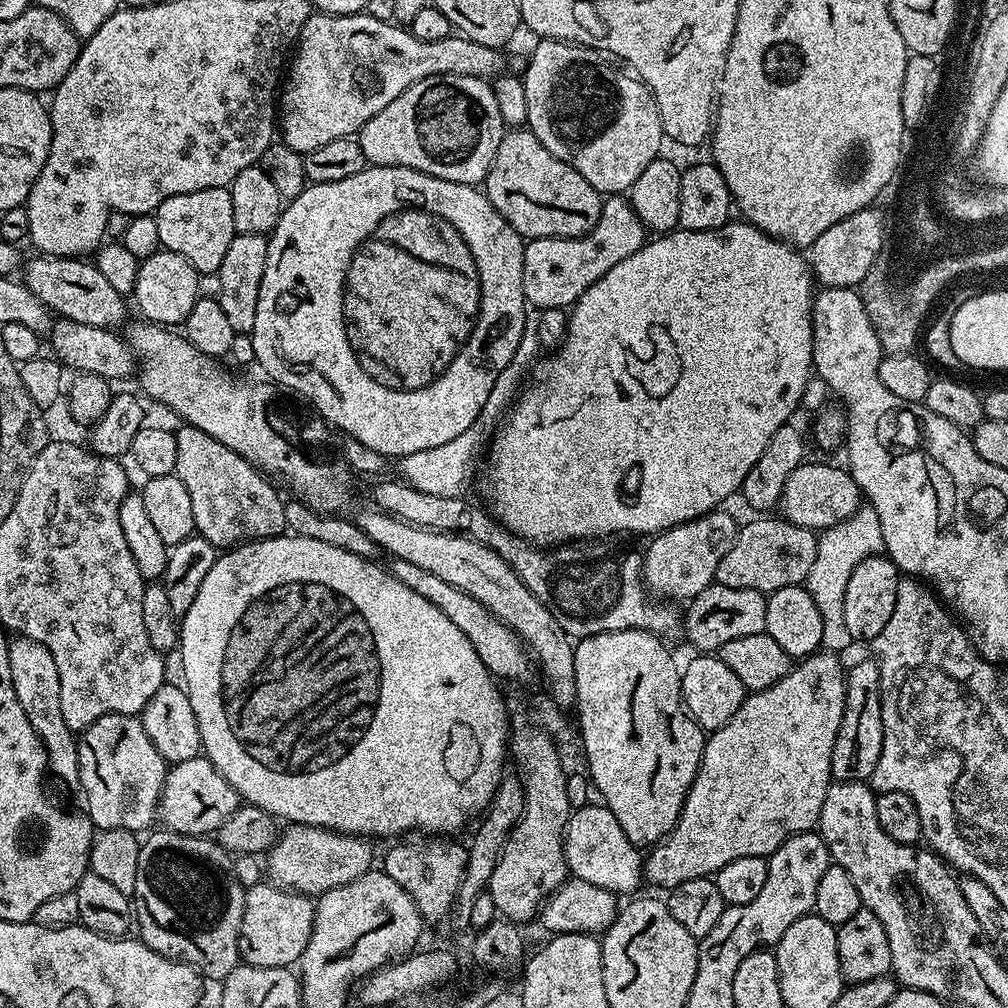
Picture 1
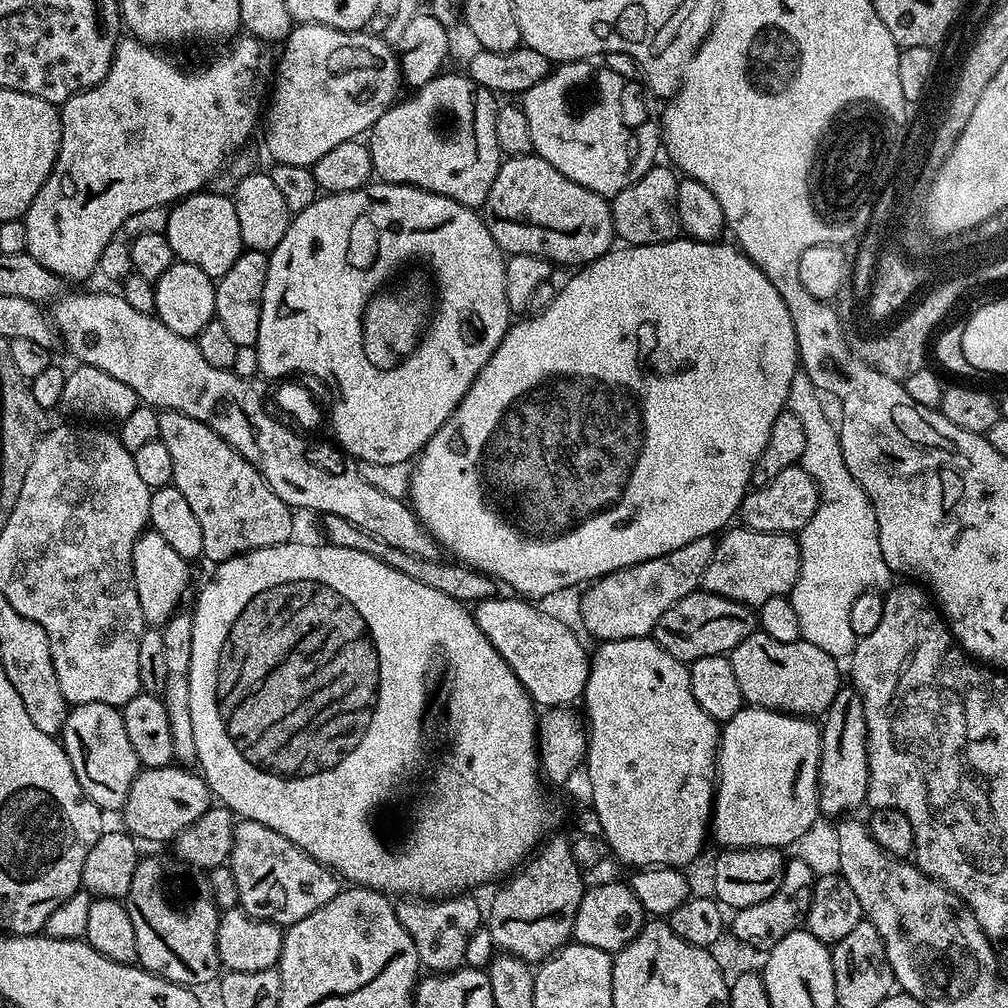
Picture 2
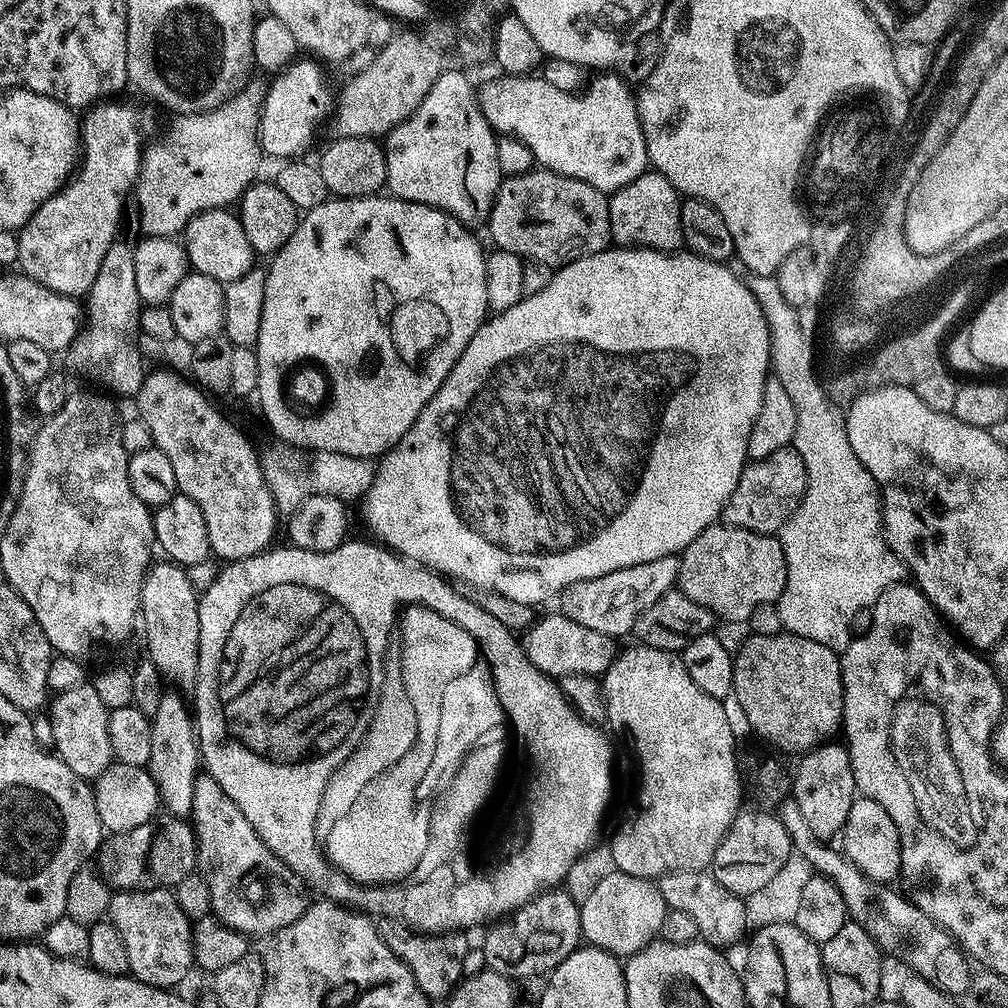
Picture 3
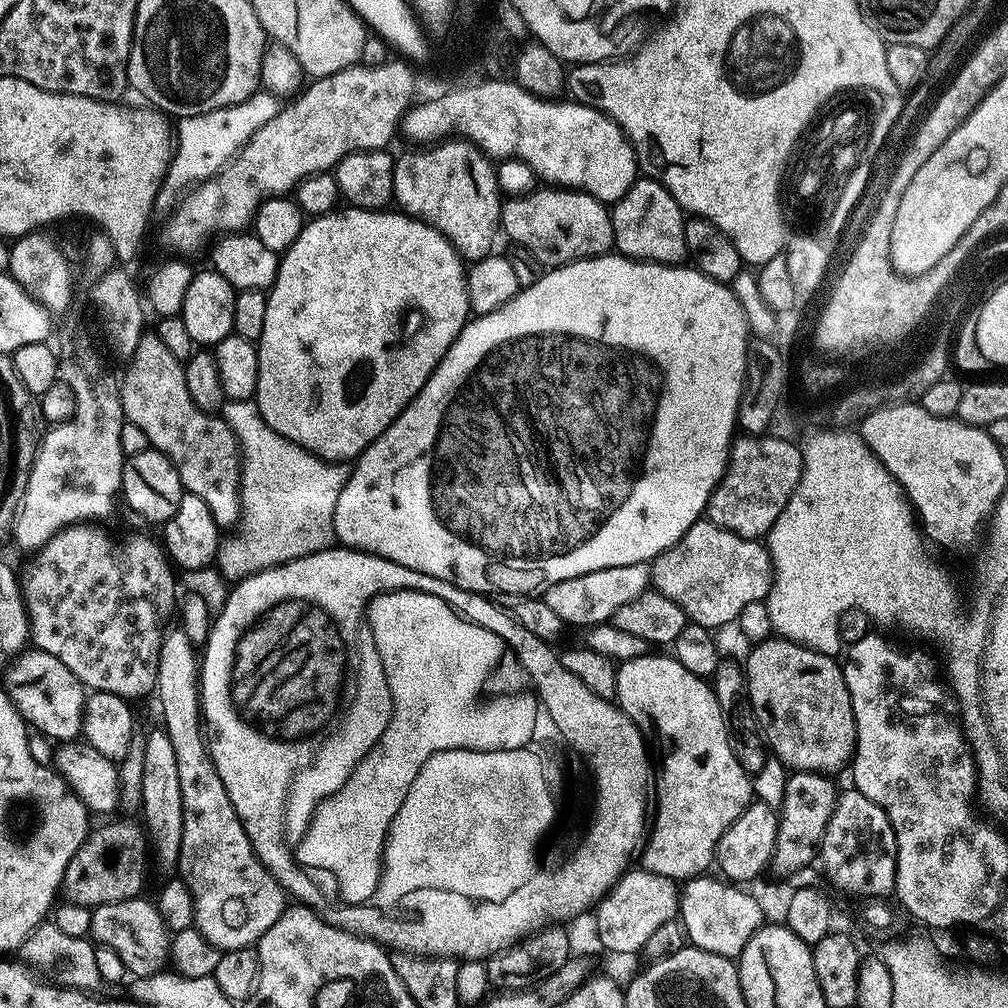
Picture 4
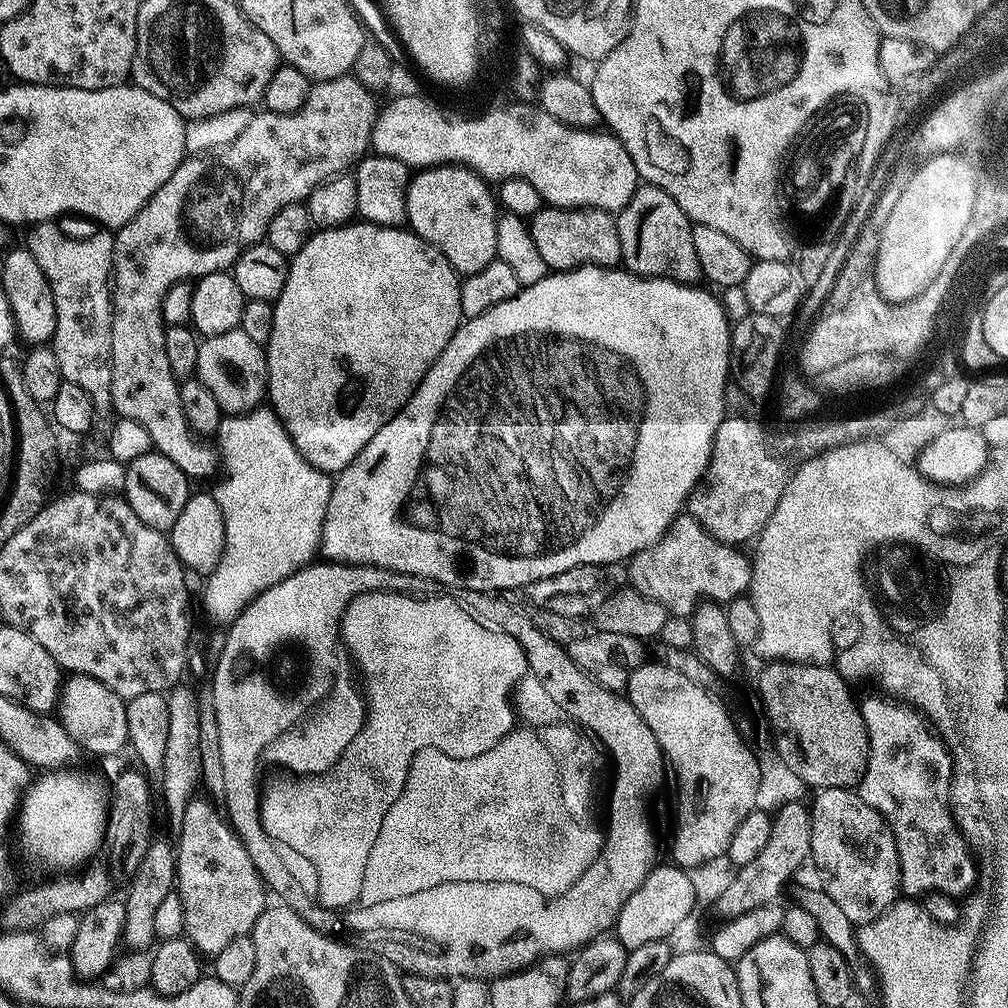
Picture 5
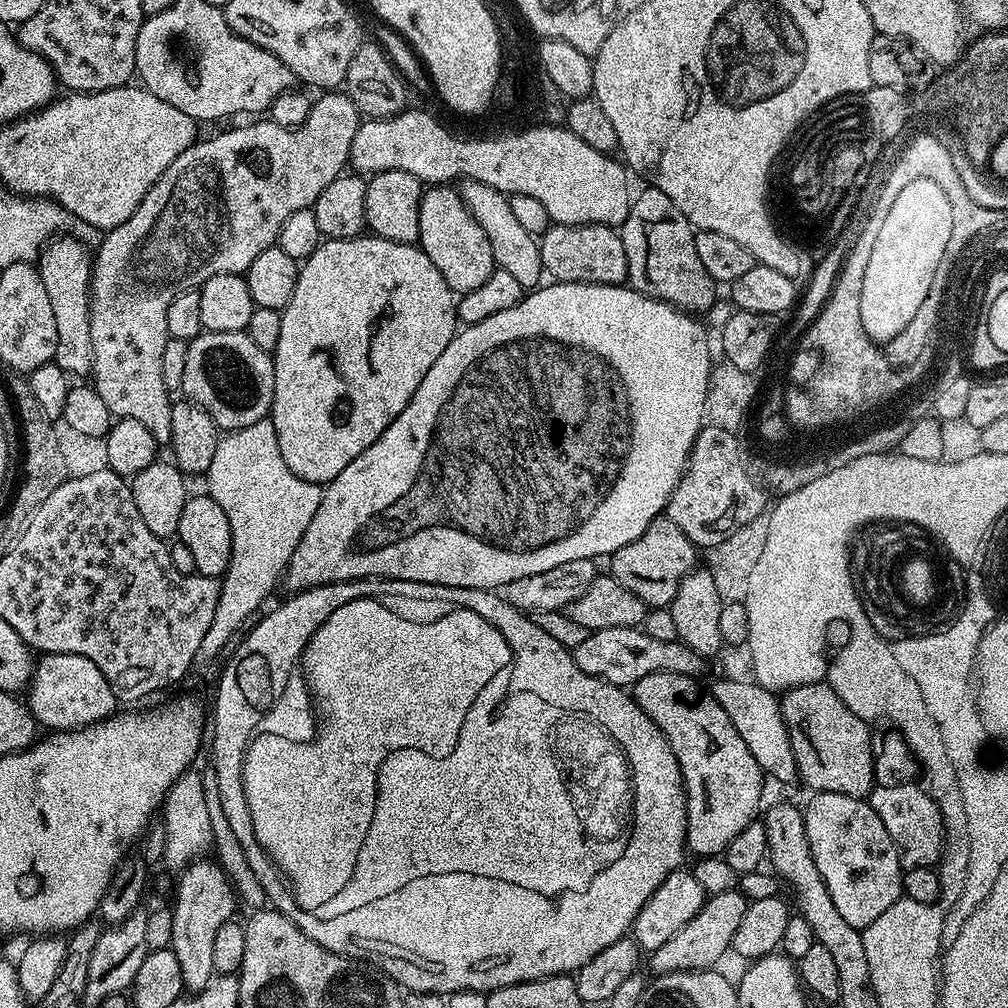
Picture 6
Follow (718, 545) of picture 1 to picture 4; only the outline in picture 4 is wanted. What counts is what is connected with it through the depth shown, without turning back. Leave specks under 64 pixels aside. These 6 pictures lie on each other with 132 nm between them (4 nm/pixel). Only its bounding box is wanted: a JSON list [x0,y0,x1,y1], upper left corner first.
[542,564,652,630]

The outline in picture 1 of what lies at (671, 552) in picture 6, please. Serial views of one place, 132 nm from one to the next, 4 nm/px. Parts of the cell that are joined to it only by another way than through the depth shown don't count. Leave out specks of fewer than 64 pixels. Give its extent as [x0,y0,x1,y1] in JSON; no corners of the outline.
[715,518,817,594]

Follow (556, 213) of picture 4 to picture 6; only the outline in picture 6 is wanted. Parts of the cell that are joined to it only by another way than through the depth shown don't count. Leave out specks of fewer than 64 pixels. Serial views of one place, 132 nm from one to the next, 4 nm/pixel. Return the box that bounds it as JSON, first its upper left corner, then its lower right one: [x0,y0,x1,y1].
[538,224,628,284]

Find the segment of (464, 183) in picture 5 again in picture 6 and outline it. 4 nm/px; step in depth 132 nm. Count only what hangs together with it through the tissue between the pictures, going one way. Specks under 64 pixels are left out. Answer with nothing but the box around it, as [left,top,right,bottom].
[418,184,497,293]

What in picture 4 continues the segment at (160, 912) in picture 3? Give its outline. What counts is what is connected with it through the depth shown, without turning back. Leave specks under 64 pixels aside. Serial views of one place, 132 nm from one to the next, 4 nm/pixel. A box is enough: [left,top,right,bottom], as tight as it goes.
[91,899,173,978]

